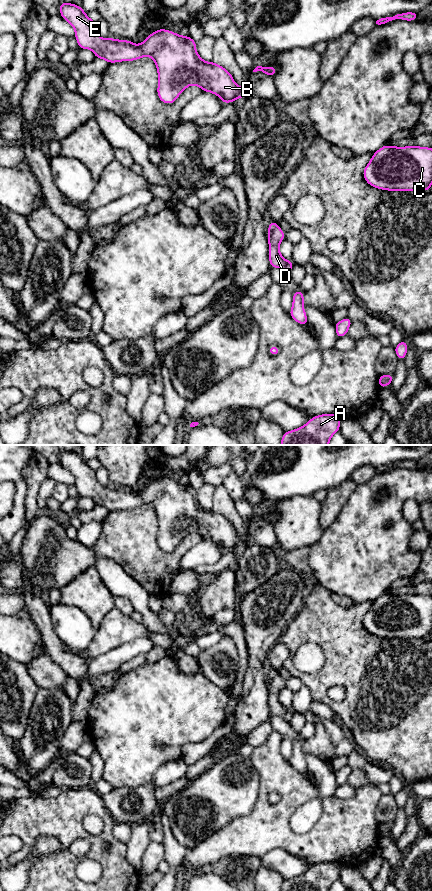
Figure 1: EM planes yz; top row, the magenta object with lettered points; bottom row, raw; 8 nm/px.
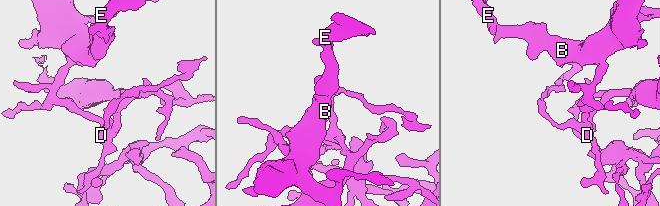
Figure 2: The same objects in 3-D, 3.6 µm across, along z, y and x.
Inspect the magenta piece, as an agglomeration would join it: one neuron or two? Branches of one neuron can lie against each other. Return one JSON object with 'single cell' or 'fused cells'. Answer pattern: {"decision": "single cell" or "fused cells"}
{"decision": "fused cells"}

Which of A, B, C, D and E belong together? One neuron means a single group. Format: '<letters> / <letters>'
A B E / C D

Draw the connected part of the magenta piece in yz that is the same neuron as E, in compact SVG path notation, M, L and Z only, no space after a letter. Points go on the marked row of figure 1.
M60 2L59 9L61 17L73 26L79 48L92 50L95 58L104 59L108 63L116 63L134 61L145 56L151 57L158 72L157 95L163 103L173 104L189 85L199 86L202 91L217 95L224 104L250 96L247 82L244 87L240 88L228 70L214 61L204 61L197 53L196 41L190 36L181 36L160 28L152 32L144 42L137 45L133 44L131 40L118 40L111 37L103 39L96 31L95 20L90 19L82 7Z

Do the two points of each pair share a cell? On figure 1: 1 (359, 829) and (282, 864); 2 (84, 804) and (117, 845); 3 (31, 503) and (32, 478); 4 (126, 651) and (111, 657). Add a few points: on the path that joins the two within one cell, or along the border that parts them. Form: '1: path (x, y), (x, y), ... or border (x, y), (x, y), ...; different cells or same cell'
1: border (276, 848), (282, 848), (299, 856), (311, 865); different cells
2: path (96, 808), (108, 821), (108, 833); same cell
3: path (31, 497), (32, 484); same cell
4: path (122, 653), (115, 657); same cell

